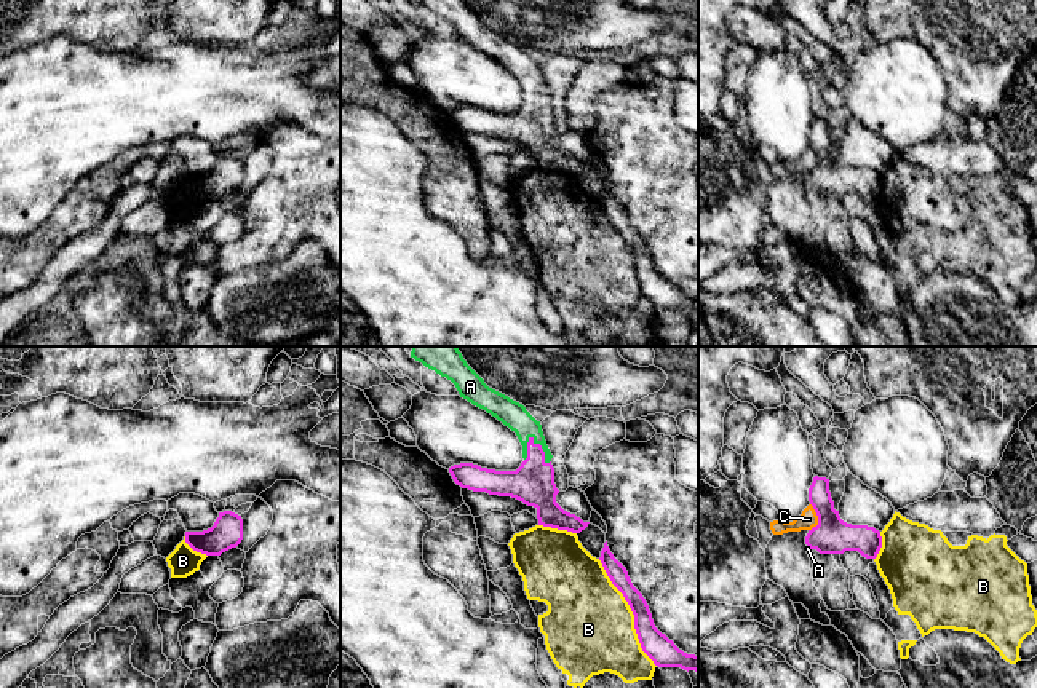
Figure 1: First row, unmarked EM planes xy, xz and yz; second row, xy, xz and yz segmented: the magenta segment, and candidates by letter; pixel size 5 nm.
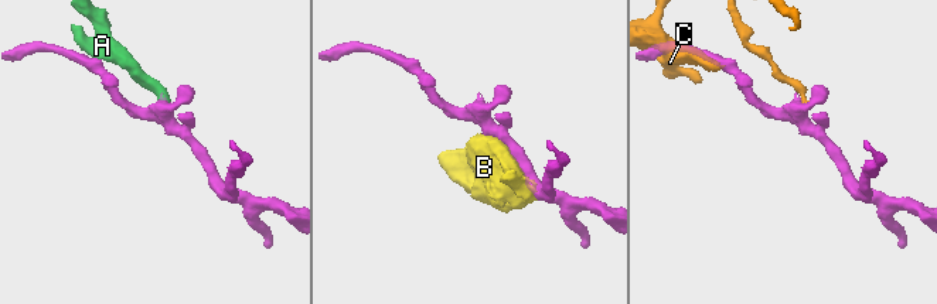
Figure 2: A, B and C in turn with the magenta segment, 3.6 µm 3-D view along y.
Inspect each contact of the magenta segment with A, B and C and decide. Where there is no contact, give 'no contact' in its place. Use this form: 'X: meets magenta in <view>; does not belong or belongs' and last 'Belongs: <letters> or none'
A: meets magenta in xz; belongs
B: meets magenta in xz; does not belong
C: meets magenta in yz; does not belong
Belongs: A

